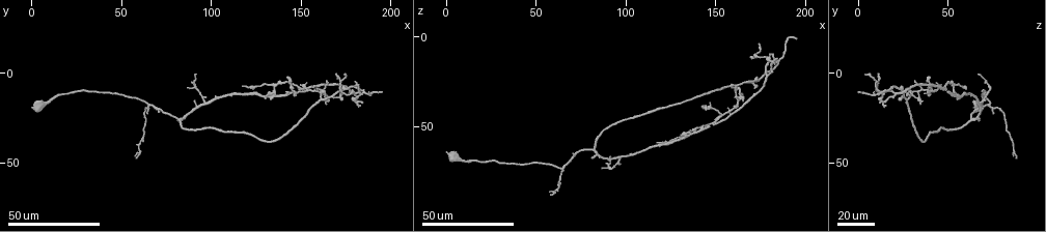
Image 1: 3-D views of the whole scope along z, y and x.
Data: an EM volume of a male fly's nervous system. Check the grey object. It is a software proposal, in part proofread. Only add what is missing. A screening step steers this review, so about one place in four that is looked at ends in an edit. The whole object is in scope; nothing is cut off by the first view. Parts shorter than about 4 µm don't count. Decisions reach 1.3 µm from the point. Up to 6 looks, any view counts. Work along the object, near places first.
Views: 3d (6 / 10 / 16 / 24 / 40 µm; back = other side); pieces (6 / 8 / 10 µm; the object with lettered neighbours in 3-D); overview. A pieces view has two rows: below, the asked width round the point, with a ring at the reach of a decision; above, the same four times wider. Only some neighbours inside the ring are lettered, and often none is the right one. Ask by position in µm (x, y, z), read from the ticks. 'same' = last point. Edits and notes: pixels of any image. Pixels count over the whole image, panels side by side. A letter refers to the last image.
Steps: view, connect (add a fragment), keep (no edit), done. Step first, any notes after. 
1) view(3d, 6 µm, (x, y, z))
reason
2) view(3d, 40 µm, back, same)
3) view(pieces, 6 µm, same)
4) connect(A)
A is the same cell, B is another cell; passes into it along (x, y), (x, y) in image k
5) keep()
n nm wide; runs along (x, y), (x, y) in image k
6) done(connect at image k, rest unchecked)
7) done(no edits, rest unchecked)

view(3d, 24 µm, (184, 16, 13))
branch stops here

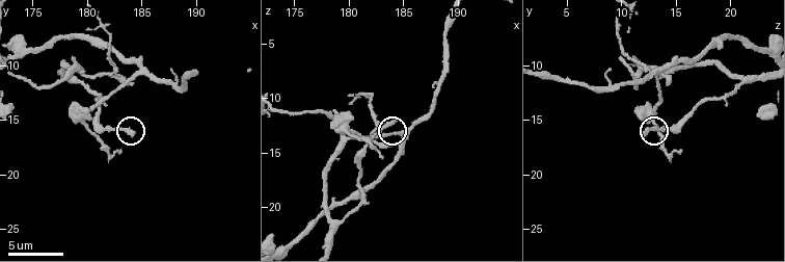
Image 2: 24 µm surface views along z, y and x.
view(pieces, 6 µm, (184.2, 16.2, 12.0))

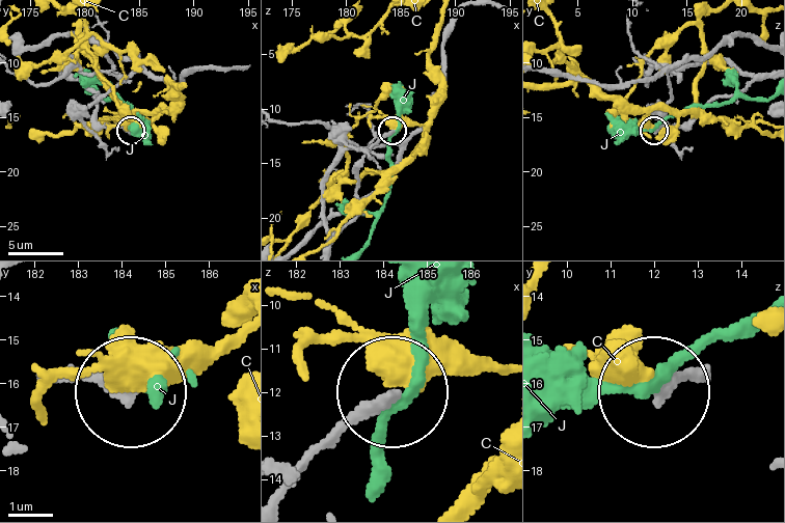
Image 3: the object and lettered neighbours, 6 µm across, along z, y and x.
keep()
C and J are other cells; none of them fits

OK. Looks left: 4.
view(3d, 6 µm, (184.0, 11.6, 14.4))
branch stops here

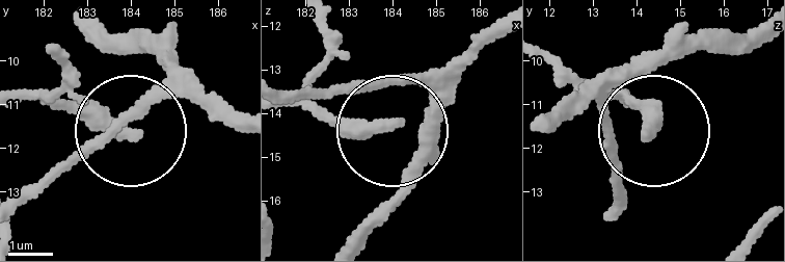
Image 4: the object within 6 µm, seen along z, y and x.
view(pieces, 10 µm, (184.15, 11.70, 14.20))

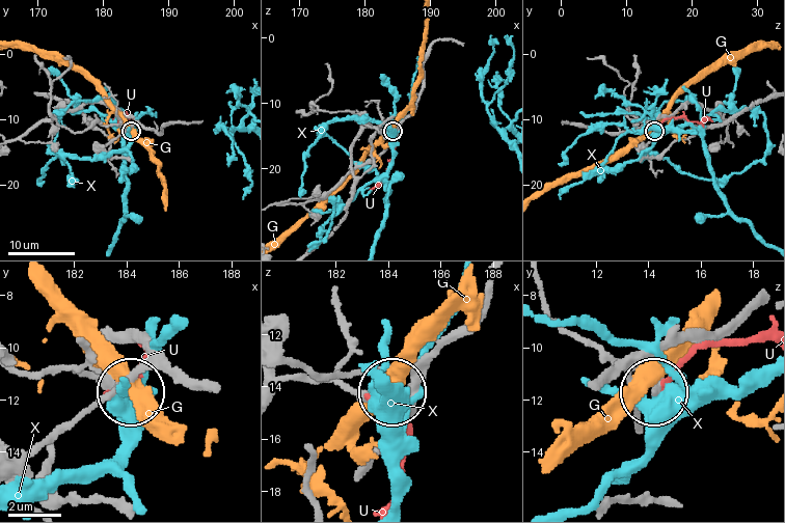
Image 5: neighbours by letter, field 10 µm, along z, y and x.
keep()
G, U and X are other cells; no lettered fragment goes on from it

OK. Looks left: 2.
view(3d, 40 µm, (164, 4, 31))
free end

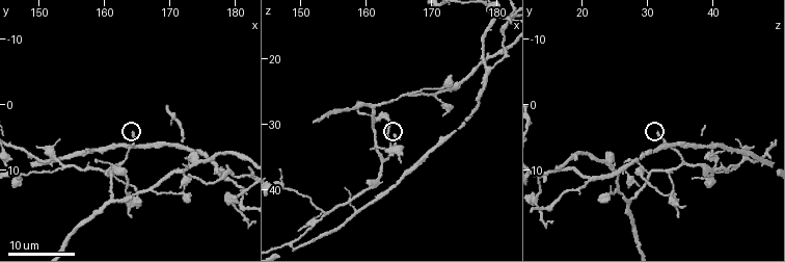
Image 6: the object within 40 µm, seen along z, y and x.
view(pieces, 10 µm, (164.5, 4.5, 32.0))
what lies round it

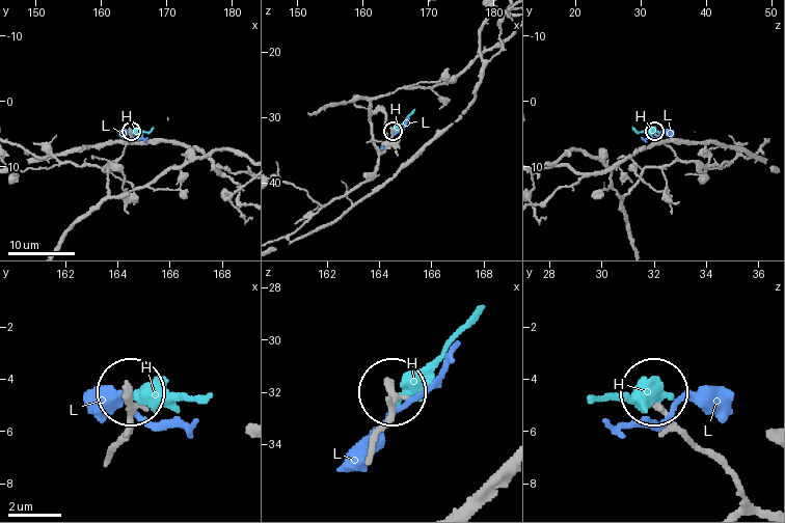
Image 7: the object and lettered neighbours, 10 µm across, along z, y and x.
keep()
260 nm wide; H and L are other cells; runs along (371, 442), (388, 411), (388, 390) in image 7; none of them fits

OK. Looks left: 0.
done(no edits, rest unchecked)

